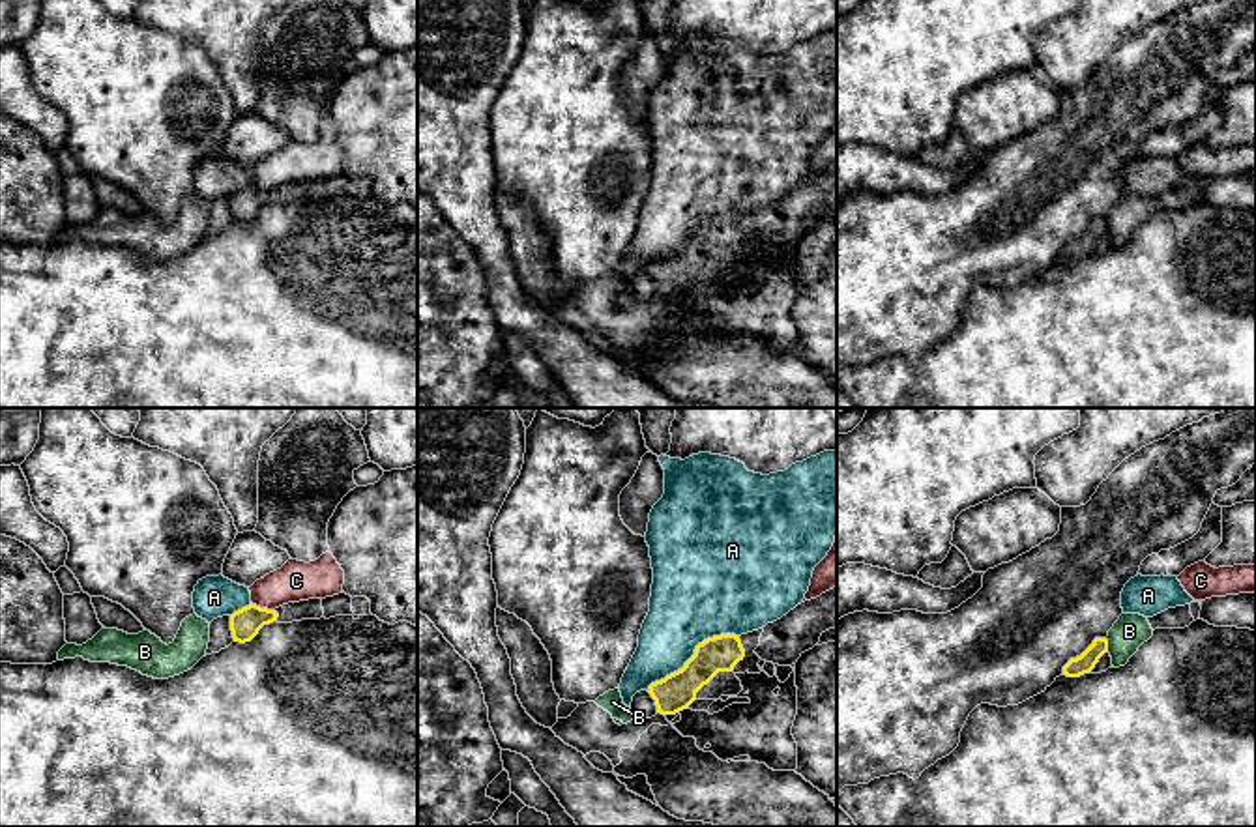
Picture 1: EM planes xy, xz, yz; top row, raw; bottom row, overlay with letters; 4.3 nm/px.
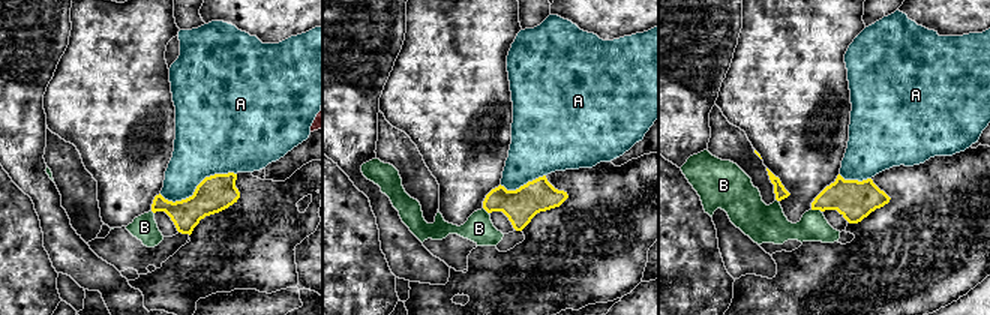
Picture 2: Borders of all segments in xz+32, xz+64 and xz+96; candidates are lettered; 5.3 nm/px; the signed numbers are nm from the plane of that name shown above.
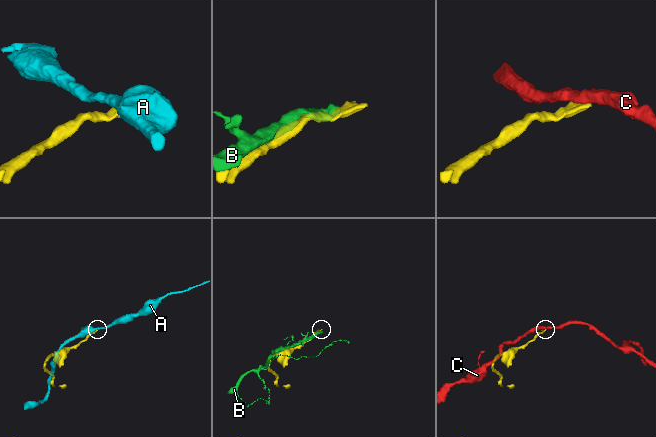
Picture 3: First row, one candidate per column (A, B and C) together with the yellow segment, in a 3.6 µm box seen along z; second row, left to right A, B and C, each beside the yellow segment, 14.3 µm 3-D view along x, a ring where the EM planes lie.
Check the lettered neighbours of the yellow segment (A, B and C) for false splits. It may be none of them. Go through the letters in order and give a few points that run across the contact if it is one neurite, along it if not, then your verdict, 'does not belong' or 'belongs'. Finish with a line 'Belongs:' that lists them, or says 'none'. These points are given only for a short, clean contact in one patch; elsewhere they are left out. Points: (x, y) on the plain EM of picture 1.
A: does not belong
B: does not belong
C: line xy (251, 182), (274, 191); does not belong
Belongs: none

